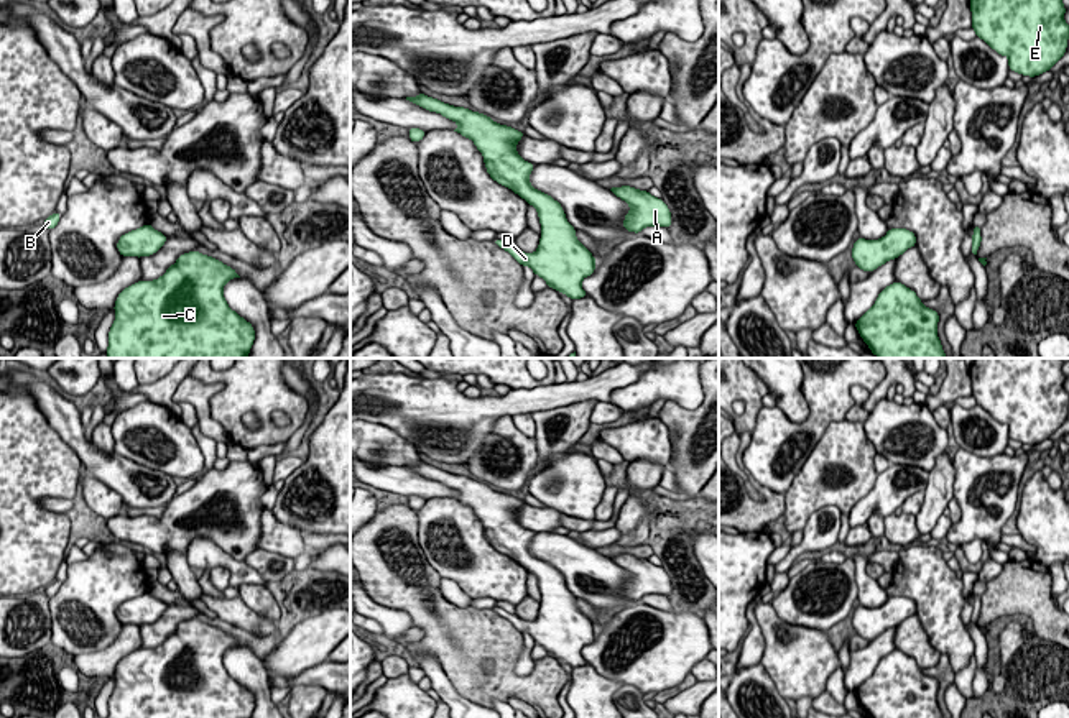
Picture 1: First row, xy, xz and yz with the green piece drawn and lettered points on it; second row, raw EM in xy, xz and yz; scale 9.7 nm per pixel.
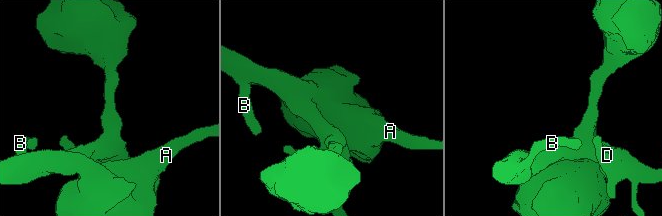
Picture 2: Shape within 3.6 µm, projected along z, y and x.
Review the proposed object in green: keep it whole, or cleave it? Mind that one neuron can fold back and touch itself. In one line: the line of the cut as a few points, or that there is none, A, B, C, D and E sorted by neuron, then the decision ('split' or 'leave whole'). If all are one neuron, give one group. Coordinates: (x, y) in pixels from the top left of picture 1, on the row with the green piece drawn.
cut none; groups A B C D E; leave whole

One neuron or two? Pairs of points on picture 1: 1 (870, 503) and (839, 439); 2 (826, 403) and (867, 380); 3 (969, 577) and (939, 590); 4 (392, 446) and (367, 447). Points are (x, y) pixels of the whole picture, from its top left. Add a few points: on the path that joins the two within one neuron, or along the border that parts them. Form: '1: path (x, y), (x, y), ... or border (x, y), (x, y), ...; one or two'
1: border (877, 475), (872, 488), (847, 515); two
2: path (836, 393), (849, 380), (857, 380); one
3: border (961, 577), (964, 590), (962, 620); two
4: path (385, 446), (374, 446); one

